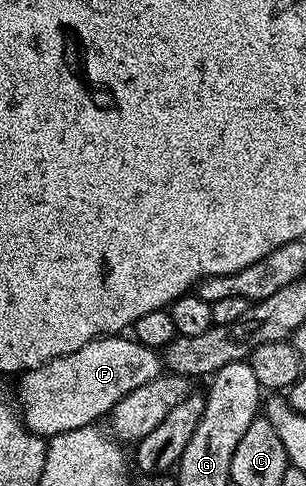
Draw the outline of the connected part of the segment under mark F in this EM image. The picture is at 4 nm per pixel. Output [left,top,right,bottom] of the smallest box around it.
[18,336,161,440]

